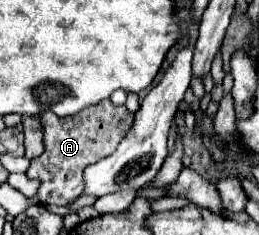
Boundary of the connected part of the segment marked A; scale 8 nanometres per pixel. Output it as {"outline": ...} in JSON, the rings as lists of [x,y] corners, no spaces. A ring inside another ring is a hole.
{"outline":[[[110,99],[100,101],[94,107],[86,107],[80,113],[72,117],[56,117],[54,113],[44,113],[40,115],[44,123],[44,153],[36,159],[32,159],[28,177],[40,179],[42,185],[38,189],[38,201],[42,205],[70,205],[74,203],[82,191],[84,191],[84,181],[82,181],[82,171],[98,163],[100,159],[108,157],[114,153],[122,137],[132,125],[134,115],[126,111],[126,107],[116,107],[110,103]]]}

